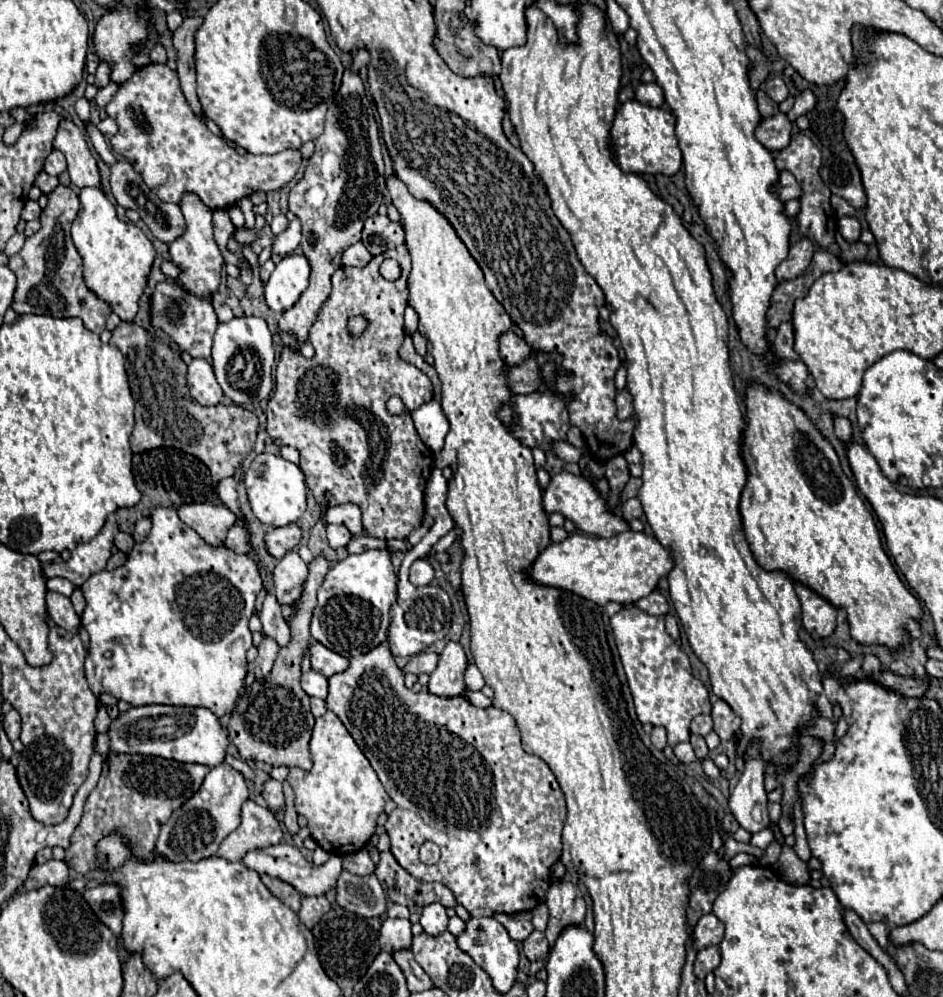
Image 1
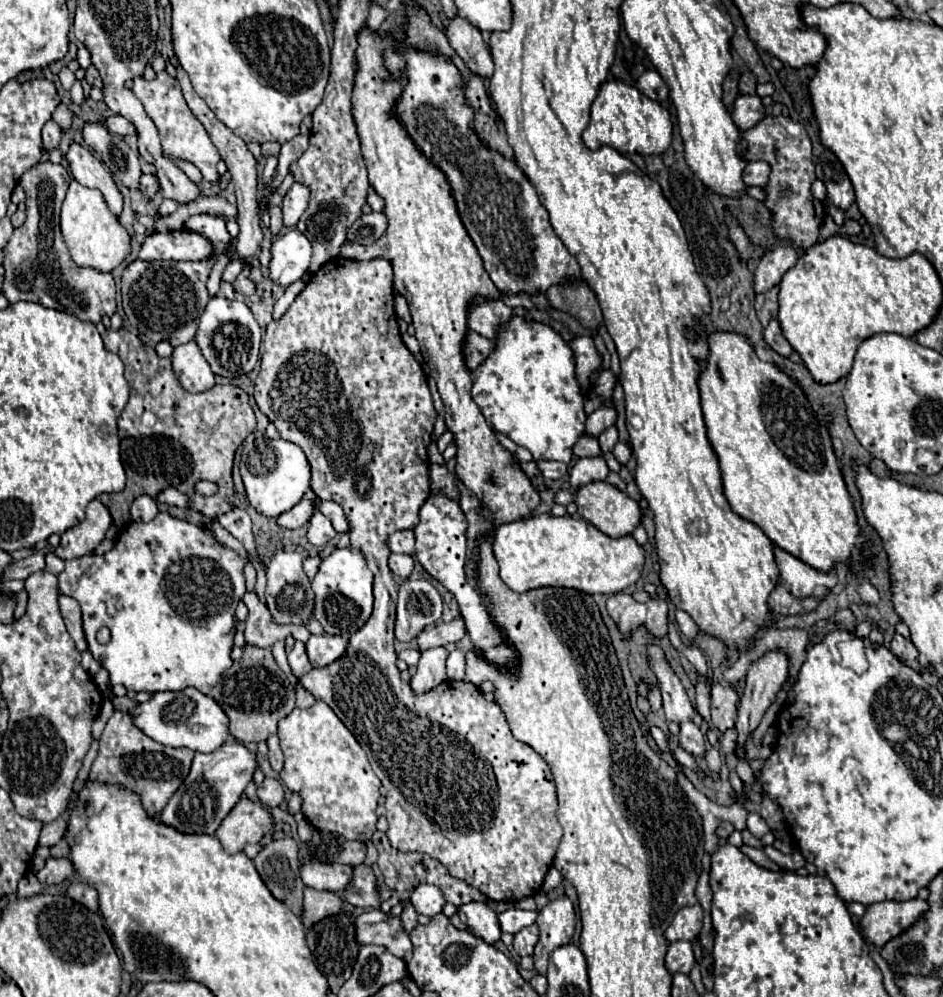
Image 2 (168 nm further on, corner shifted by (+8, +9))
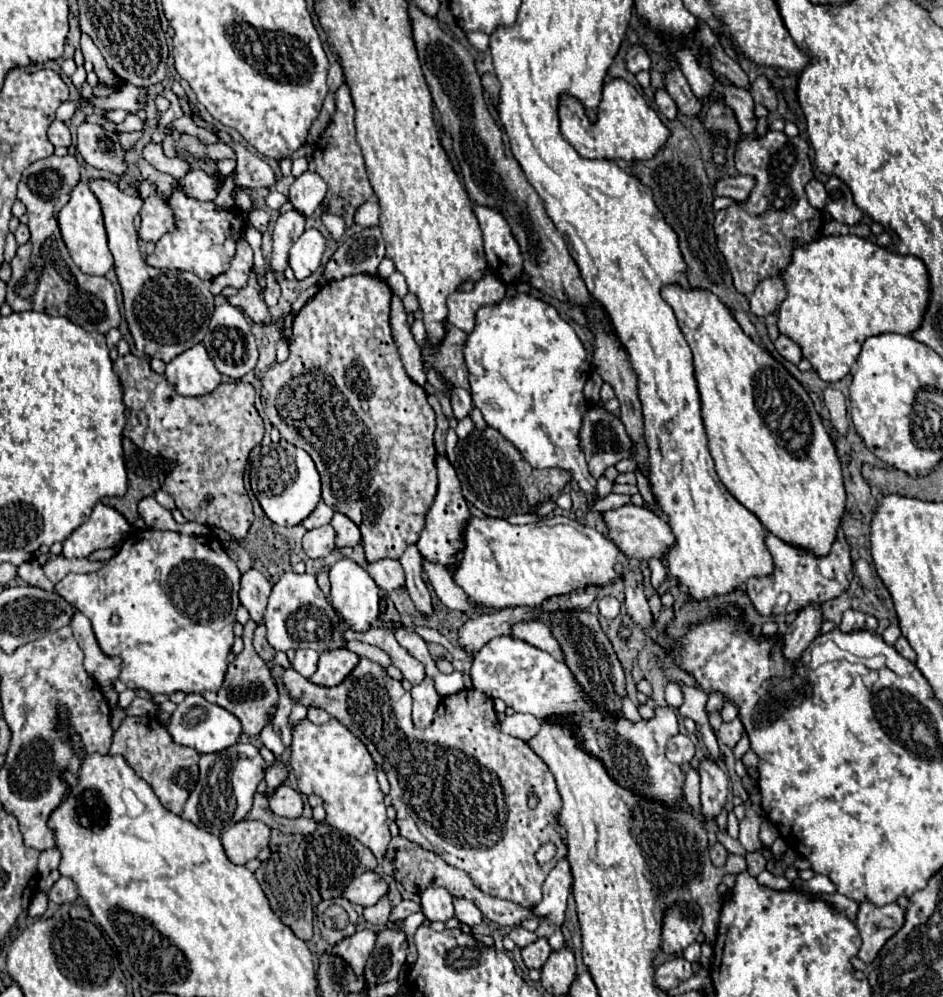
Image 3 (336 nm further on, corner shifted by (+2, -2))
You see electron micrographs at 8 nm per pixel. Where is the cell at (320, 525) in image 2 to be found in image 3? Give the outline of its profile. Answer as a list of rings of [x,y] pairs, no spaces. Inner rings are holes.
[[[331,524],[307,530],[303,536],[303,550],[309,558],[323,558],[335,550],[335,532]]]

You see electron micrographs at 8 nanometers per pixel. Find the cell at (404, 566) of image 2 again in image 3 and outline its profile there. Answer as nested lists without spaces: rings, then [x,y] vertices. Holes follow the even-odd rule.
[[[377,560],[365,564],[367,574],[377,582],[385,592],[393,592],[405,584],[405,574],[399,560]]]

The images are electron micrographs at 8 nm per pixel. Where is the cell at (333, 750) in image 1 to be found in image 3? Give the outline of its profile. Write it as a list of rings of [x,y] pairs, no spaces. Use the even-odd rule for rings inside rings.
[[[335,718],[321,726],[303,720],[293,730],[291,768],[295,770],[299,790],[305,796],[319,794],[323,798],[323,806],[327,810],[325,822],[349,836],[355,836],[377,856],[377,860],[383,860],[391,840],[389,818],[385,814],[383,792],[375,776],[375,762],[365,744],[361,744],[361,740],[357,740],[357,736],[353,736]]]

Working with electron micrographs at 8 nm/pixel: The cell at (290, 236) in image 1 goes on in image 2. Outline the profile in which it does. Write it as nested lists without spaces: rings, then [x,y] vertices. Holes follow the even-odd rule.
[[[293,183],[293,187],[289,189],[289,193],[283,199],[283,225],[285,227],[295,227],[299,217],[303,215],[303,211],[307,209],[307,201],[309,201],[309,189],[301,183]]]

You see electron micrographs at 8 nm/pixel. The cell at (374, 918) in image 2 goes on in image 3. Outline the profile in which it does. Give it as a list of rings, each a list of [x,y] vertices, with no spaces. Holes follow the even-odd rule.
[[[359,930],[353,936],[341,940],[331,952],[335,956],[341,956],[341,960],[345,960],[353,968],[353,972],[357,972],[357,976],[361,978],[365,964],[367,964],[367,958],[375,946],[375,938],[377,938],[375,932]]]

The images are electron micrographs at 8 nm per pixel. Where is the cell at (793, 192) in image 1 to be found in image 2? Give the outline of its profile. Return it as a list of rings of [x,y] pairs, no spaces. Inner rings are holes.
[[[751,161],[743,171],[743,181],[747,185],[765,187],[769,173],[771,173],[771,167],[767,165],[767,161]]]

